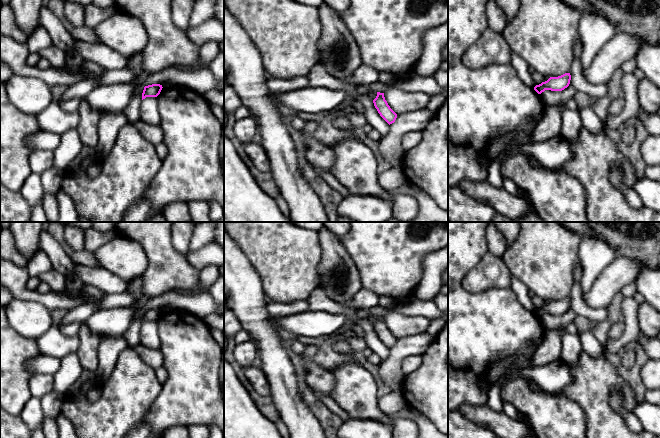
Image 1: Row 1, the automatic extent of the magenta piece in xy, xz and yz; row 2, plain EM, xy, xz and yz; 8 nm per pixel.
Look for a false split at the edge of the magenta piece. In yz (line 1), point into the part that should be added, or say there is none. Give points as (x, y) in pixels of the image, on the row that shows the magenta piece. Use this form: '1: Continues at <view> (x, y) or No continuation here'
1: No continuation here

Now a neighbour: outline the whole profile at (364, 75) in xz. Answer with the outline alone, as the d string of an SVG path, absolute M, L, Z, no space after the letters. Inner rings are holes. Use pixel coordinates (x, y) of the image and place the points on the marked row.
M362 64L348 78L340 79L344 83L360 88L365 88L369 84L378 81L379 73L372 67Z

